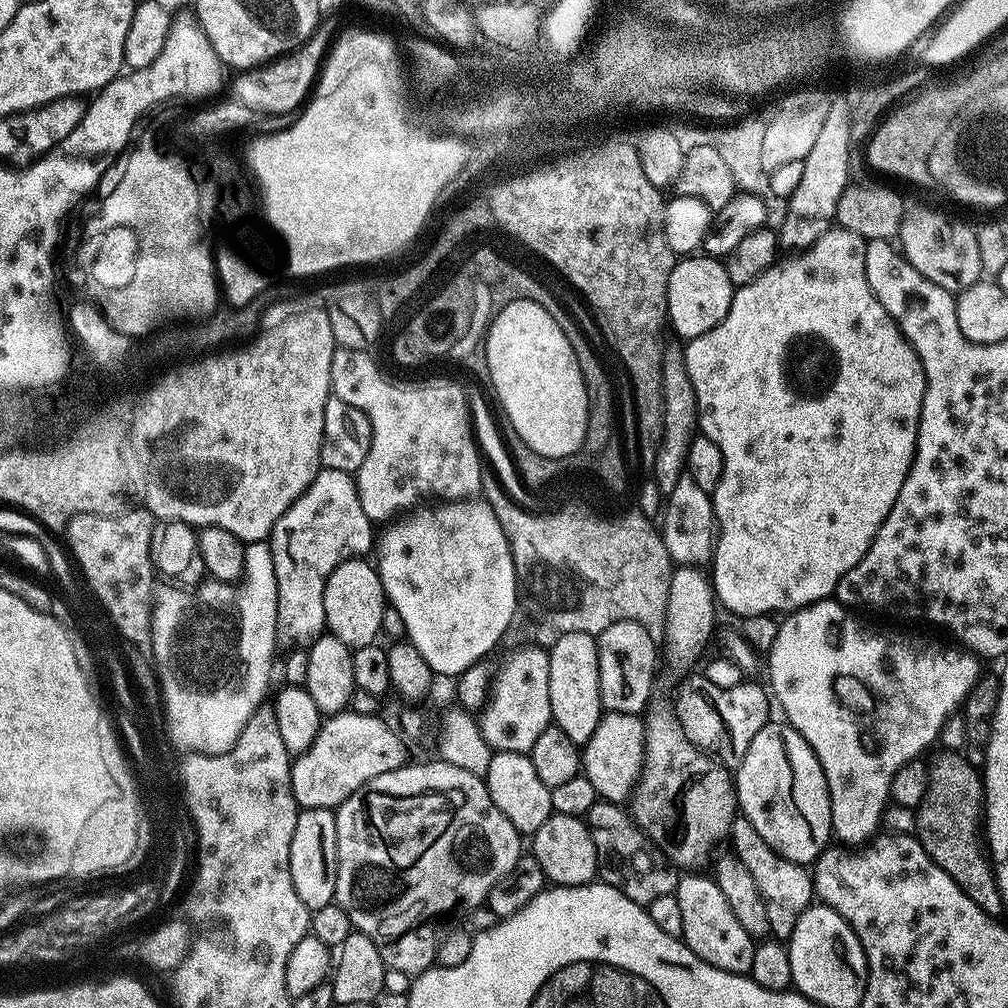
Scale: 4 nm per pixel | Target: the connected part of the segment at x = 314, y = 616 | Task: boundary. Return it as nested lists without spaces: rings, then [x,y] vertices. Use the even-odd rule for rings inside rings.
[[[321,467],[314,482],[289,506],[286,514],[278,518],[272,527],[270,547],[274,558],[274,574],[278,602],[276,603],[276,634],[281,645],[311,646],[318,637],[325,635],[326,606],[324,591],[328,576],[342,562],[367,557],[368,551],[374,548],[373,521],[368,519],[366,510],[362,510],[362,502],[358,498],[355,479],[342,470],[330,470]]]

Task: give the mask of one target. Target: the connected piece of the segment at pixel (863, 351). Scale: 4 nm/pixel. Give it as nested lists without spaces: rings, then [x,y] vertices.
[[[839,226],[829,227],[807,248],[797,251],[795,254],[785,255],[788,256],[785,260],[784,257],[777,259],[776,263],[769,266],[757,280],[749,284],[739,285],[733,291],[730,310],[726,314],[726,318],[722,318],[722,322],[718,322],[718,326],[706,330],[706,334],[687,341],[683,345],[682,351],[684,353],[684,361],[686,362],[686,370],[690,374],[690,382],[694,386],[694,394],[696,395],[696,419],[699,431],[706,438],[710,438],[710,442],[714,442],[714,446],[718,446],[718,450],[722,450],[722,462],[724,463],[722,478],[718,482],[718,486],[710,494],[712,497],[712,514],[716,531],[714,536],[714,555],[710,561],[710,569],[712,568],[712,572],[710,571],[710,583],[714,589],[715,599],[721,605],[724,603],[738,618],[777,614],[776,612],[780,612],[779,614],[791,614],[798,608],[805,608],[811,604],[817,604],[820,600],[829,599],[835,593],[840,579],[851,568],[858,566],[858,562],[862,562],[866,550],[870,550],[870,546],[874,542],[874,538],[878,534],[882,522],[886,522],[886,518],[898,498],[898,490],[902,490],[902,482],[906,482],[908,472],[912,469],[912,460],[916,457],[916,439],[918,438],[918,426],[920,425],[920,415],[922,414],[922,402],[926,394],[924,367],[918,358],[918,354],[913,350],[910,341],[900,333],[900,327],[890,318],[886,306],[882,306],[882,302],[878,302],[874,290],[870,290],[870,282],[866,278],[865,243],[861,236],[854,234],[850,230]]]

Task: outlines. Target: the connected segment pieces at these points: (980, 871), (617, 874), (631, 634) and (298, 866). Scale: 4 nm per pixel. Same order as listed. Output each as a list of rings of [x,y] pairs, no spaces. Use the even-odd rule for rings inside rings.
[[[944,752],[941,756],[936,756],[932,760],[932,765],[927,765],[928,785],[926,792],[920,803],[920,807],[915,809],[916,814],[916,830],[915,837],[920,841],[920,845],[926,850],[926,854],[930,854],[930,858],[938,866],[942,866],[942,870],[946,870],[946,874],[950,874],[950,878],[954,878],[954,882],[958,882],[958,886],[964,891],[972,901],[974,901],[983,912],[987,912],[989,916],[999,917],[1002,901],[1000,898],[1000,888],[996,885],[996,873],[991,867],[988,868],[972,868],[976,864],[976,859],[980,856],[980,848],[982,852],[982,844],[976,841],[976,828],[978,832],[978,823],[982,818],[982,801],[984,798],[984,786],[982,783],[981,773],[967,760],[964,756],[959,756],[956,752]]]
[[[598,802],[588,811],[586,823],[592,829],[596,847],[596,866],[601,881],[617,888],[626,898],[647,905],[654,898],[676,891],[678,872],[667,856],[636,827],[629,813],[616,802]]]
[[[619,620],[610,626],[606,626],[606,630],[602,630],[596,641],[596,649],[598,650],[598,678],[600,679],[600,702],[601,705],[609,712],[617,712],[618,714],[630,714],[631,716],[640,716],[647,709],[650,699],[653,697],[652,683],[656,680],[656,656],[658,660],[658,644],[652,641],[653,633],[649,629],[643,628],[638,622],[633,620]]]
[[[305,808],[297,815],[294,838],[290,838],[290,878],[298,898],[304,905],[315,910],[333,903],[336,899],[336,813],[330,808]]]

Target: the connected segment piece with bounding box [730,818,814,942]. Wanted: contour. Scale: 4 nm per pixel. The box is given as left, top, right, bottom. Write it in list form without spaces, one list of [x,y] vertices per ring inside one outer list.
[[[738,818],[732,824],[730,848],[736,859],[746,866],[758,886],[758,894],[762,894],[762,902],[766,902],[766,914],[770,917],[770,930],[772,936],[781,942],[791,940],[794,934],[794,926],[798,926],[798,918],[814,903],[814,876],[803,864],[790,862],[785,856],[777,854],[754,830],[750,821]]]

